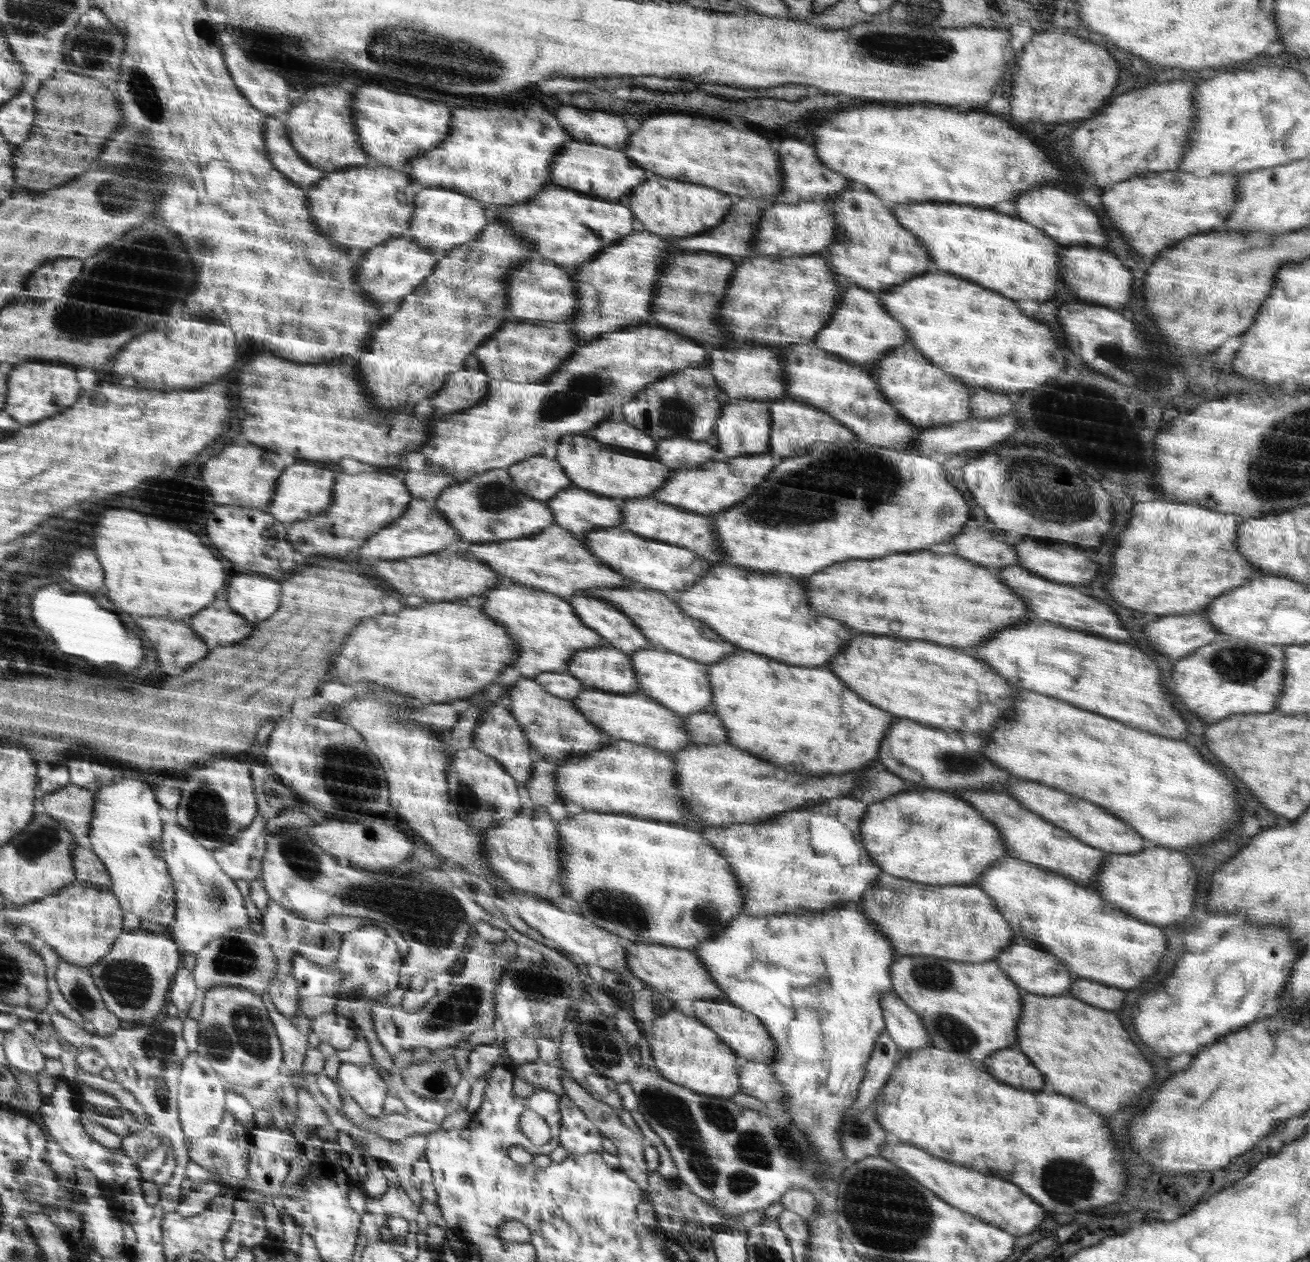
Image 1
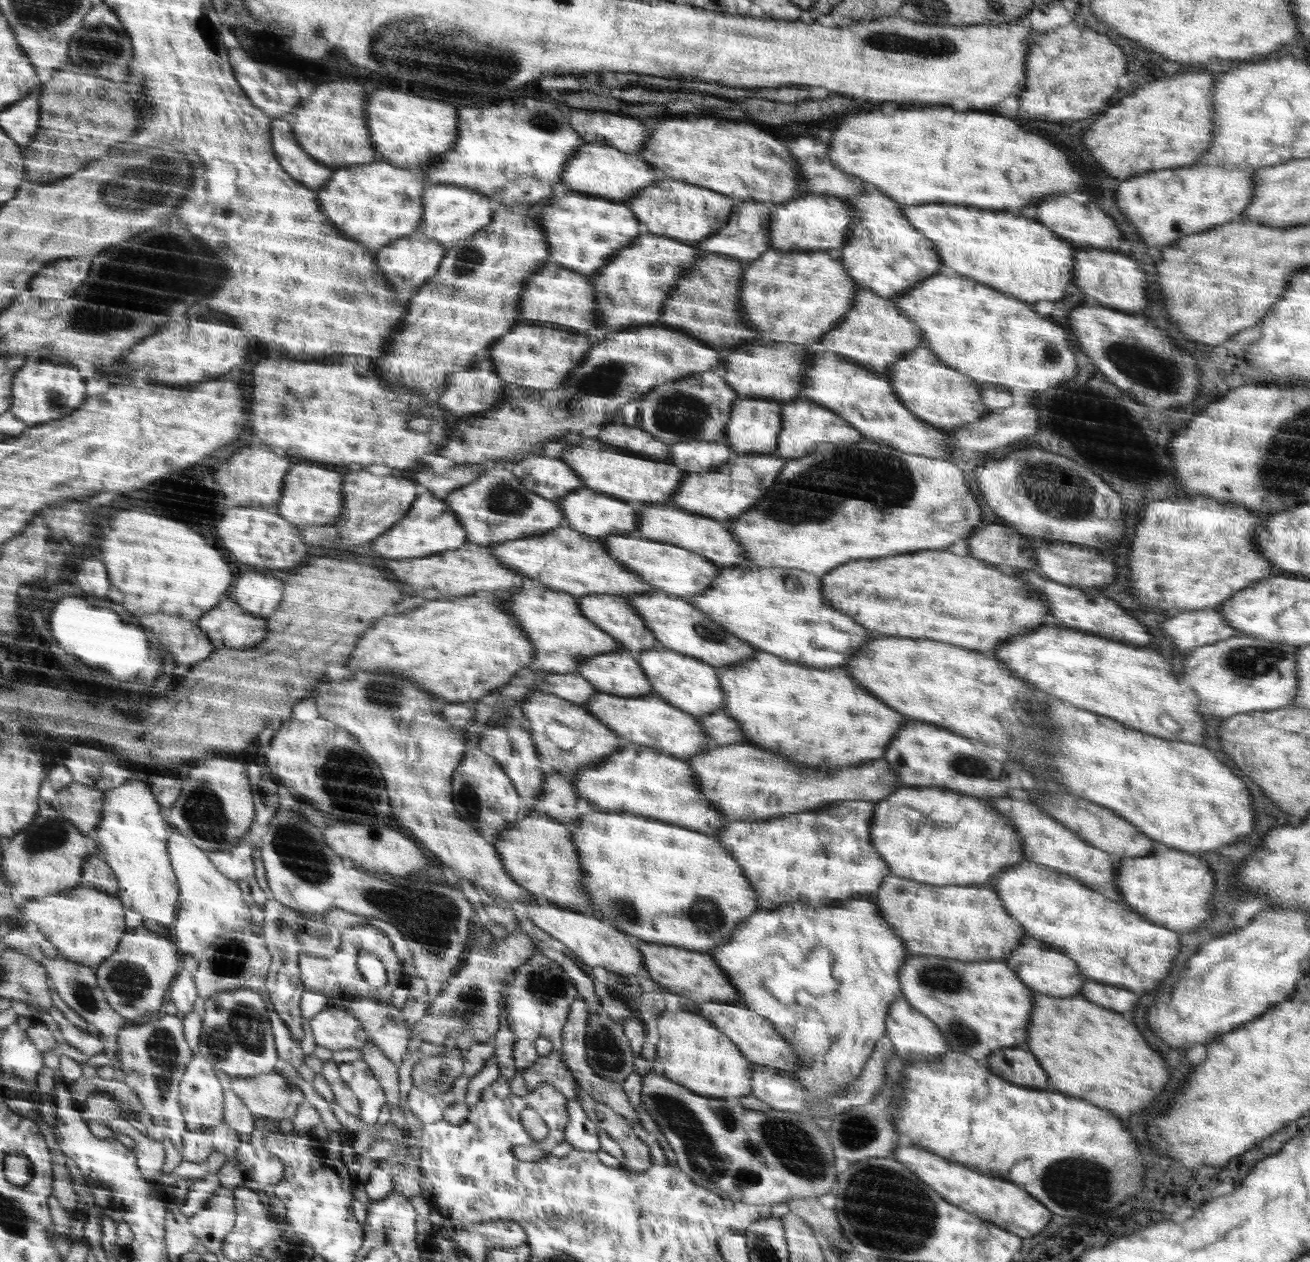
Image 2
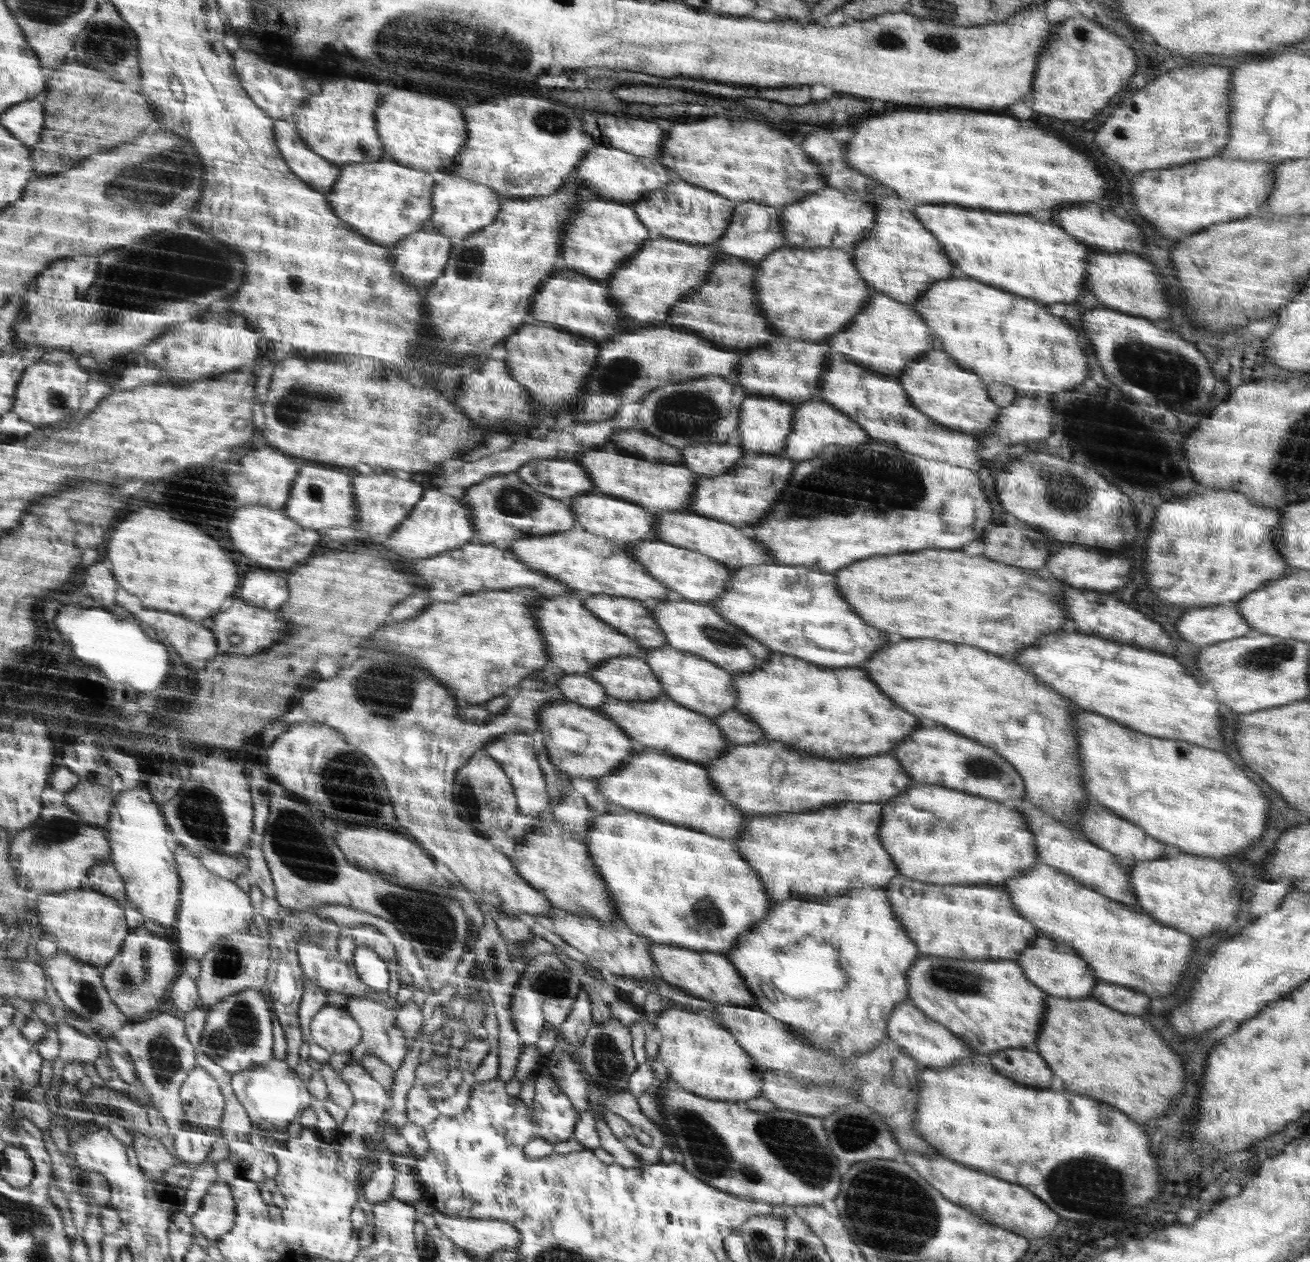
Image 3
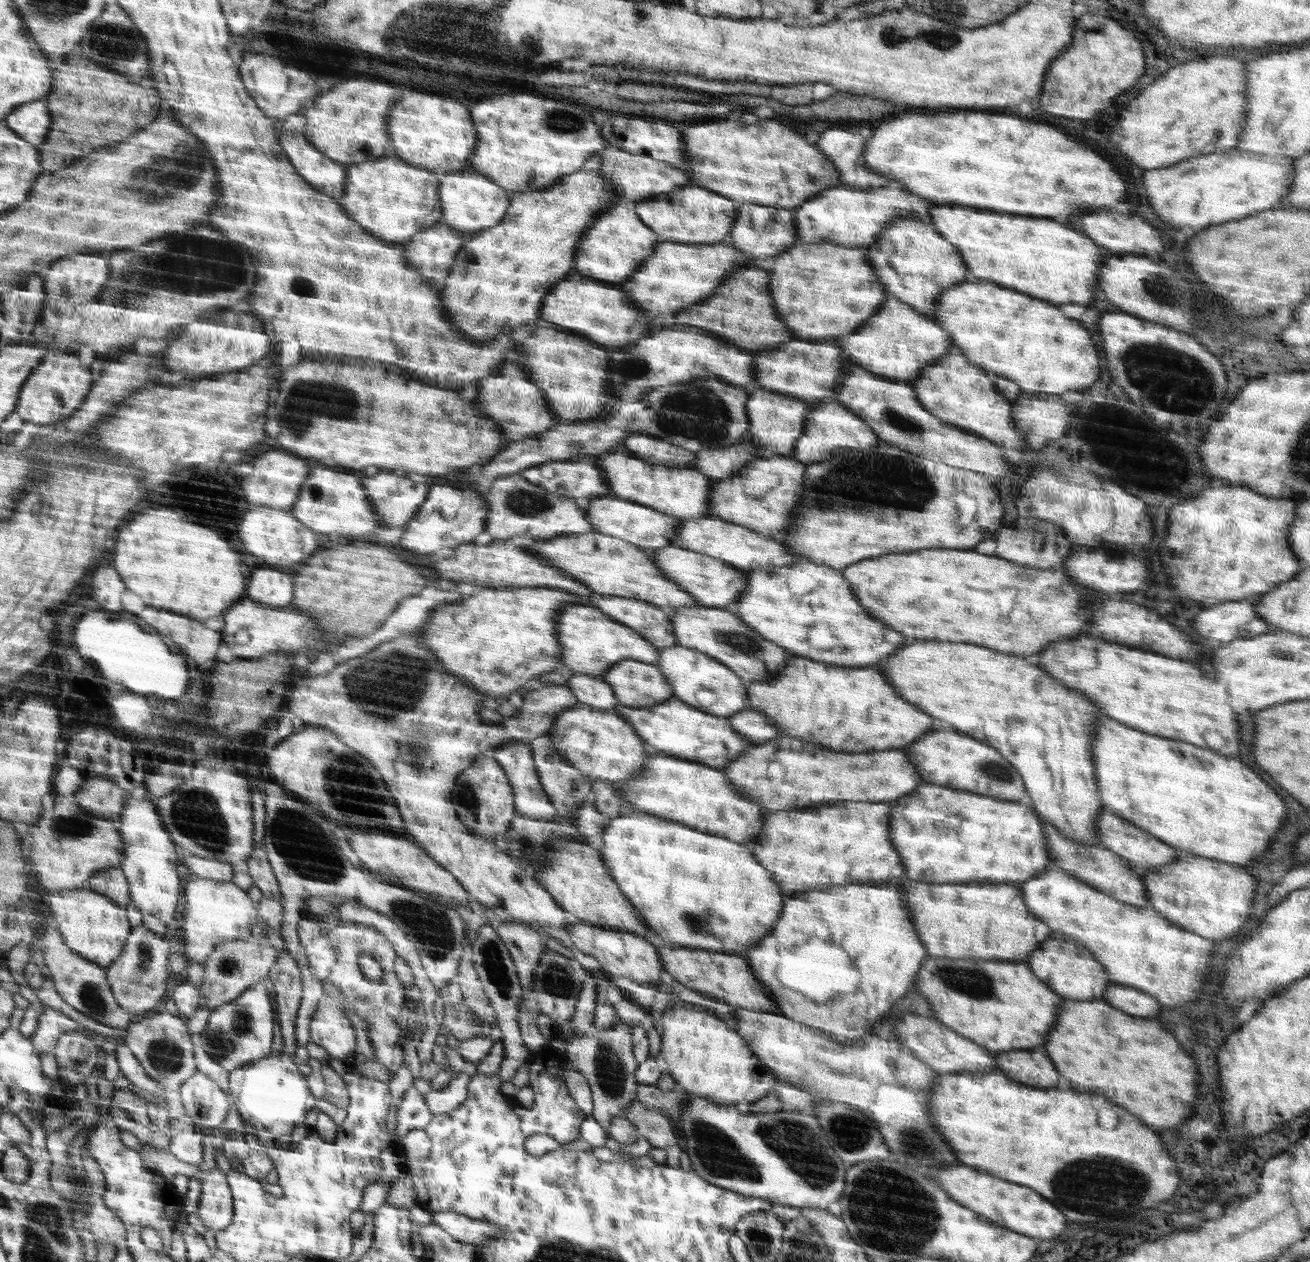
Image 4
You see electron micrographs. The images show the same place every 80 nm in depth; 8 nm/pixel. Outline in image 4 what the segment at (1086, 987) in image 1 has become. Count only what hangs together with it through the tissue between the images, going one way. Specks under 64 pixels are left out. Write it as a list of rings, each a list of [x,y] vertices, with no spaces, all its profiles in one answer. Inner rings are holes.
[[[1110,984],[1101,996],[1110,1006],[1134,1016],[1158,1016],[1160,1002],[1147,992],[1126,985]]]

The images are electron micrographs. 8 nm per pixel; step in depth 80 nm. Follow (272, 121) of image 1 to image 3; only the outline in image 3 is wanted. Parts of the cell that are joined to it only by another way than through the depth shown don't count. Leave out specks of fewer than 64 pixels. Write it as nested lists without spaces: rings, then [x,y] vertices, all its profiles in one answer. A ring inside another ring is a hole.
[[[277,119],[275,132],[278,147],[292,171],[318,192],[328,194],[337,181],[341,166],[310,150],[290,119]]]

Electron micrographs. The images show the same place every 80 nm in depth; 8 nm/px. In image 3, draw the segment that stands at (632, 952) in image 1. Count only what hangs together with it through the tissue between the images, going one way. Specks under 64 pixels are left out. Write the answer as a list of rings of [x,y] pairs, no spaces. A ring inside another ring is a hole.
[[[650,944],[650,953],[656,963],[654,976],[658,976],[668,984],[685,990],[688,994],[715,1003],[716,1005],[742,1005],[756,1007],[758,1000],[753,996],[748,983],[741,976],[736,965],[723,953],[695,951],[665,944]]]

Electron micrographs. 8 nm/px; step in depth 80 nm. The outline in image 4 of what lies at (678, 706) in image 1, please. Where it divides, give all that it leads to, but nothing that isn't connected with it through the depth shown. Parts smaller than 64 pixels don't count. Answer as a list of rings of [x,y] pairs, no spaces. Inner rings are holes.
[[[676,644],[660,650],[656,665],[672,684],[673,696],[694,708],[729,717],[749,706],[748,685],[733,669],[704,652]]]

